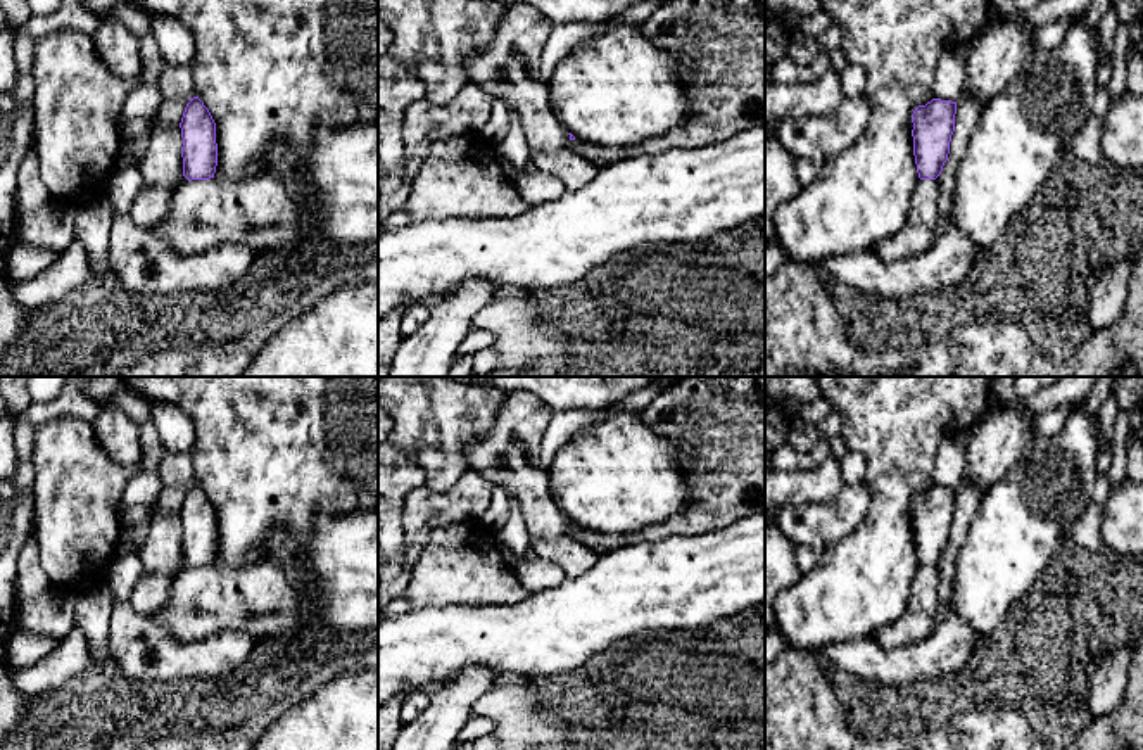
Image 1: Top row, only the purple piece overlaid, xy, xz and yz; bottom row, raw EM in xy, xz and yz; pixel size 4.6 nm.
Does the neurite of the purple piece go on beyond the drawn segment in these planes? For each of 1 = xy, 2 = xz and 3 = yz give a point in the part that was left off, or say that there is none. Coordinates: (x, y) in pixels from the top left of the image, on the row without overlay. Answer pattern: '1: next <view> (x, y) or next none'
1: next none
2: next none
3: next none

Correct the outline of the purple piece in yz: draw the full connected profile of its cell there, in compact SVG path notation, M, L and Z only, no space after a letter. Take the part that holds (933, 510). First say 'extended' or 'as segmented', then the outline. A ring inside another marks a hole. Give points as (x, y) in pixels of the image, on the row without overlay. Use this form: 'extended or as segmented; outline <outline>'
as segmented; outline M932 486L915 494L912 524L917 560L920 567L936 567L950 541L955 518L957 489Z

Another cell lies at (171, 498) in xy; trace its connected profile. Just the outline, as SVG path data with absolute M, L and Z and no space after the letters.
M164 486L154 513L148 515L145 520L142 520L133 529L129 529L133 543L136 544L136 551L135 551L136 555L140 553L140 548L143 546L143 543L147 539L147 534L148 534L148 529L150 529L152 522L159 517L180 512L188 489L190 489L190 486L185 487L185 489L178 489L178 487L173 487L173 486Z

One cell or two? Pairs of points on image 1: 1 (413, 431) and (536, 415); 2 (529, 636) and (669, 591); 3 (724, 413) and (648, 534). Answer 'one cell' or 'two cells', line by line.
1: two cells
2: one cell
3: one cell

